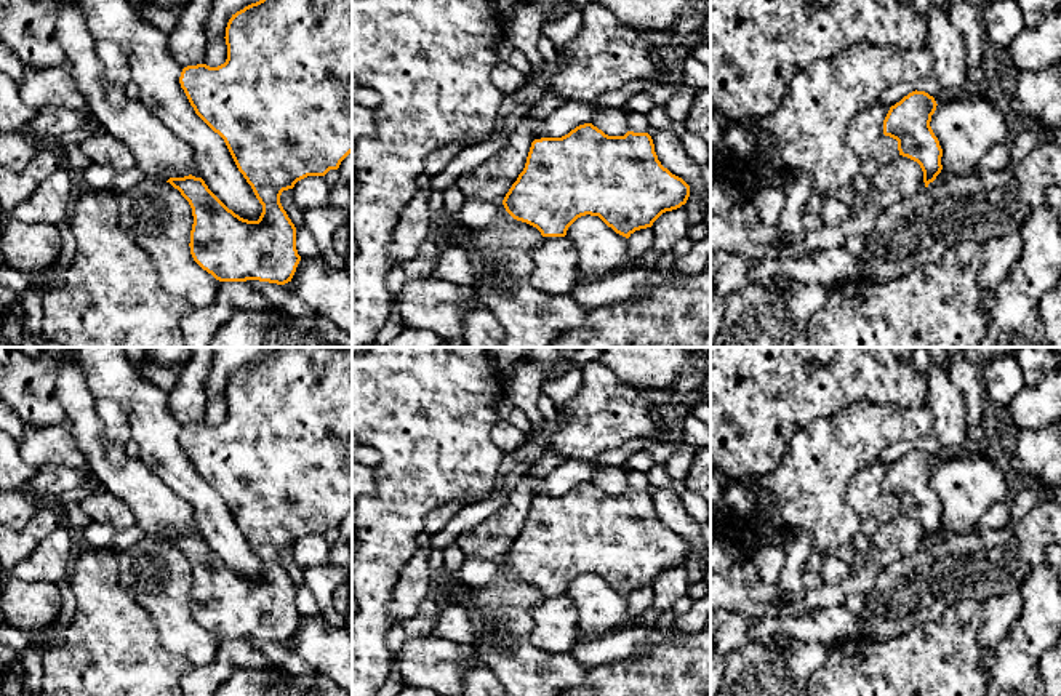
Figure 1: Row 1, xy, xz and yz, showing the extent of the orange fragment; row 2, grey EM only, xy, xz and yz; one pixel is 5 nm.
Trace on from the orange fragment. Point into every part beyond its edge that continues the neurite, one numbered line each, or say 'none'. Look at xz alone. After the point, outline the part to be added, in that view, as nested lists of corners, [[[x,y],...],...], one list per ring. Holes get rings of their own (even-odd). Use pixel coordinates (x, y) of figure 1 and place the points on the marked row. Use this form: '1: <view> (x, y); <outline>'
none

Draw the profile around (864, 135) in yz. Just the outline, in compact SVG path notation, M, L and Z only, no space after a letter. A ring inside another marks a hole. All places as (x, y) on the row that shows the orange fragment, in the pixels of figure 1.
M877 102L861 110L848 125L845 141L861 158L872 158L879 166L899 155L898 141L883 134L883 120L890 107Z

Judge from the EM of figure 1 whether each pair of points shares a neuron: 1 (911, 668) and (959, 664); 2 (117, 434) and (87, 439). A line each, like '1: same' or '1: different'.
1: same
2: different

